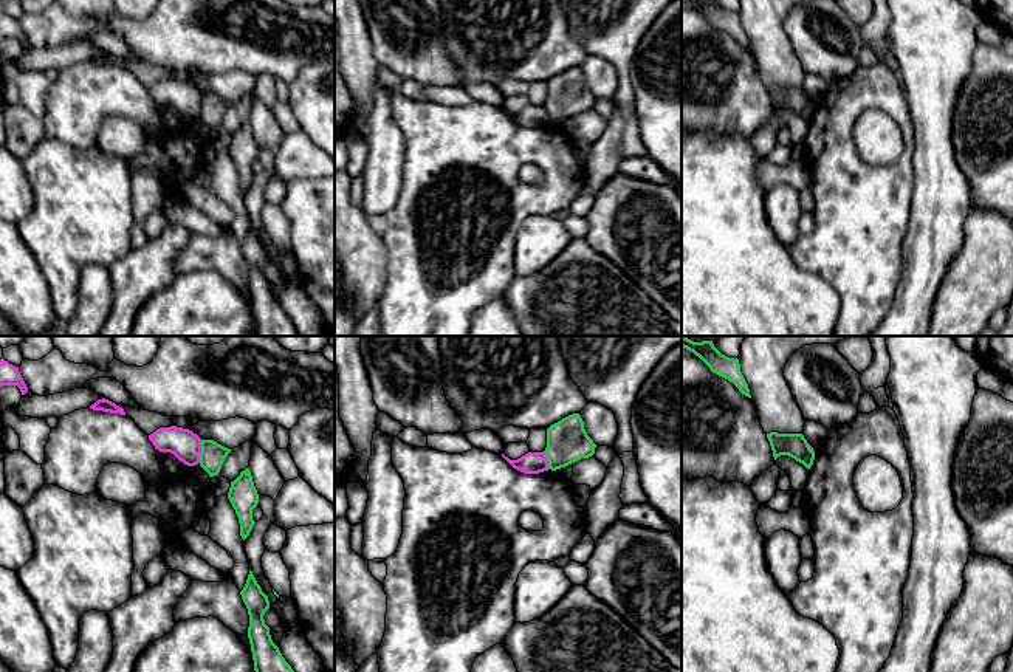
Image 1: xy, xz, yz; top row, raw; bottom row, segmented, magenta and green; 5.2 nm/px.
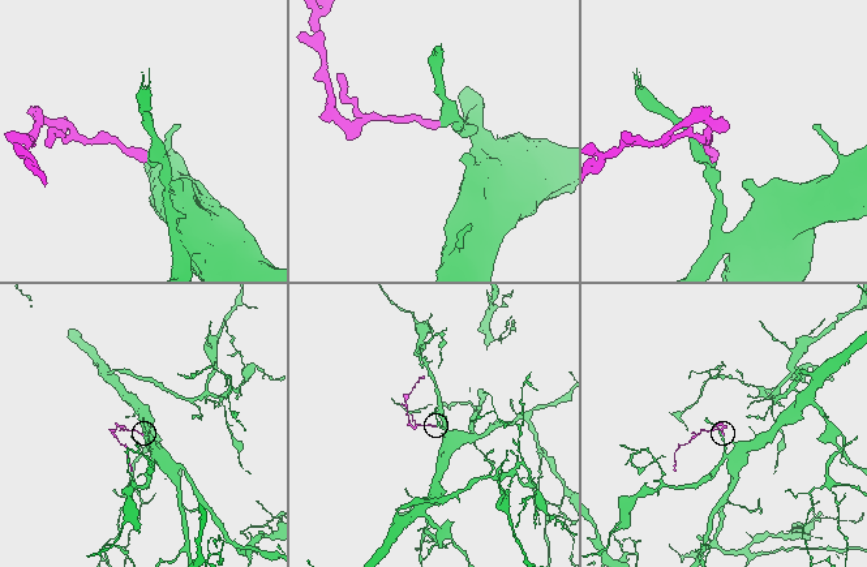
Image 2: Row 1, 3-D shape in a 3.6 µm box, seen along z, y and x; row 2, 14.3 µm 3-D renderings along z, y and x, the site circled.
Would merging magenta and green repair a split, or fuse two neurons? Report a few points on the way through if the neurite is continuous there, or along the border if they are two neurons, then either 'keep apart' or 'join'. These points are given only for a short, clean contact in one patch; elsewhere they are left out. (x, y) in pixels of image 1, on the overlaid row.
border along xy (202, 440), (199, 462); keep apart

